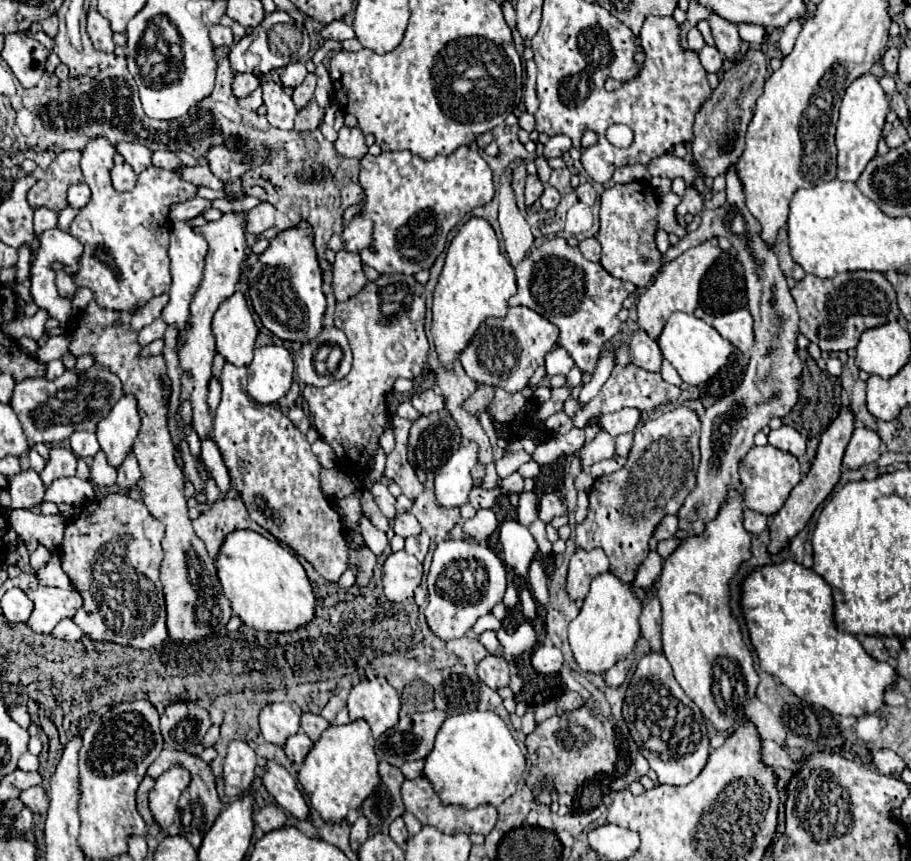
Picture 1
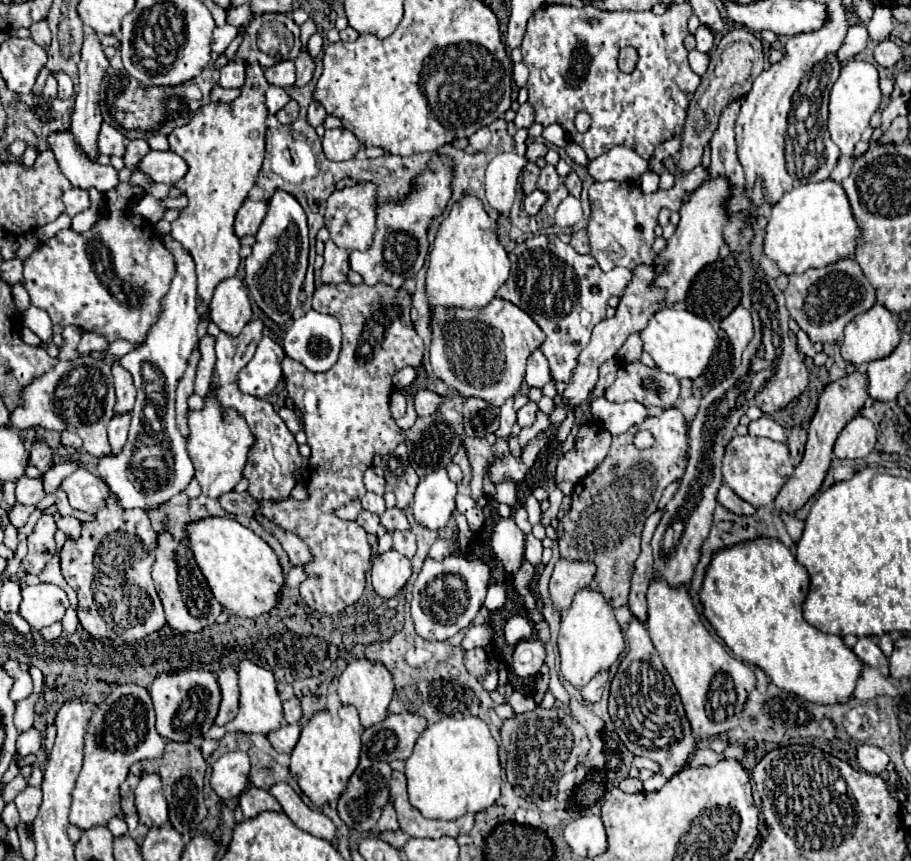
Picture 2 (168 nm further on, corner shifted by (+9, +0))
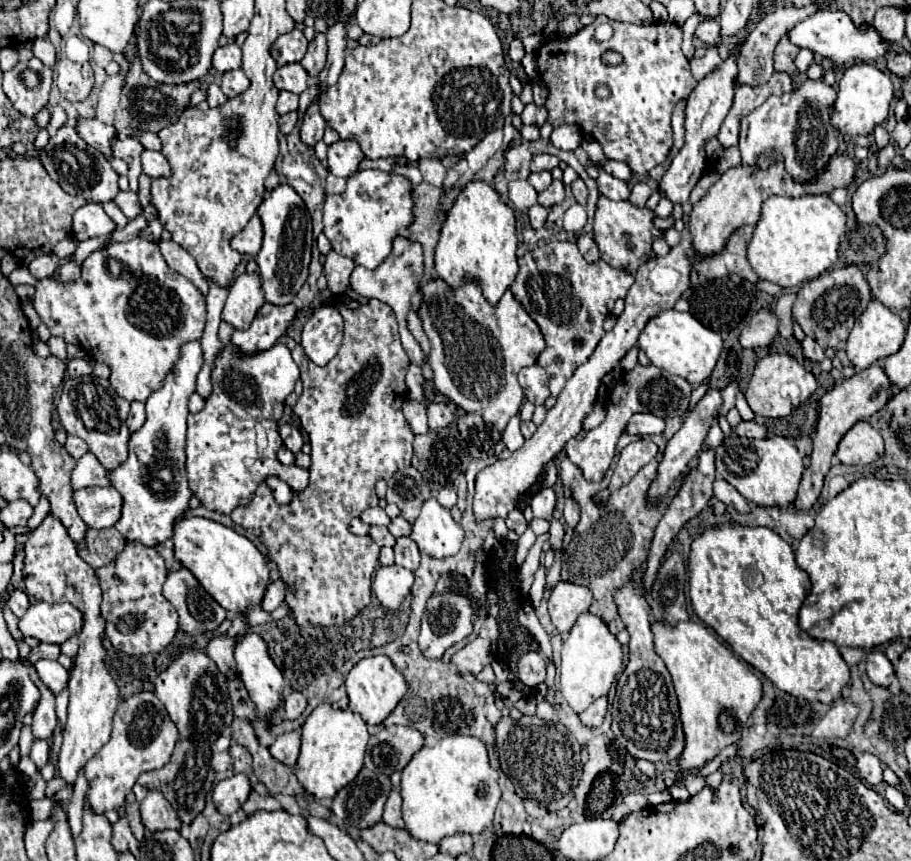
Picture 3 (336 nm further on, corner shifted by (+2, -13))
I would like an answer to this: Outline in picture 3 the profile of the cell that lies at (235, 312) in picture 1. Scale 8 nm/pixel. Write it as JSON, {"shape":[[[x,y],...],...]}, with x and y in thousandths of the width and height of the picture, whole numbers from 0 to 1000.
{"shape":[[[267,317],[251,333],[251,345],[247,350],[243,370],[247,375],[254,375],[258,382],[267,384],[267,382],[273,382],[284,357],[289,354],[291,354],[291,347],[289,347],[284,319]]]}

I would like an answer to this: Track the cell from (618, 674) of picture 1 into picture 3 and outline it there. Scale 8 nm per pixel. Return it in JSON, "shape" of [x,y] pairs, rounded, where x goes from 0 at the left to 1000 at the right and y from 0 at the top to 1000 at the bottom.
{"shape":[[[658,810],[636,833],[644,844],[658,844],[662,840],[664,828],[666,828],[666,810]]]}

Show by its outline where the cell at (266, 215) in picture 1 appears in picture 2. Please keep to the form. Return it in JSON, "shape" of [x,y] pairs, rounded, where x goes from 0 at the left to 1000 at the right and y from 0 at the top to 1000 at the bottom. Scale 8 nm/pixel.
{"shape":[[[268,232],[268,237],[263,239],[261,249],[259,249],[259,258],[257,258],[257,269],[261,276],[266,274],[279,274],[292,251],[292,235],[279,235],[279,232]]]}

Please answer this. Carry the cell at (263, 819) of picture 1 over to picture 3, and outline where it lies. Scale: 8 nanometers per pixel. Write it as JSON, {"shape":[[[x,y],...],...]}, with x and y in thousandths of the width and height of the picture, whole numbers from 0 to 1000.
{"shape":[[[276,919],[273,928],[267,935],[267,942],[271,949],[276,949],[282,942],[306,942],[308,933],[300,926],[300,923],[284,923],[280,919]]]}

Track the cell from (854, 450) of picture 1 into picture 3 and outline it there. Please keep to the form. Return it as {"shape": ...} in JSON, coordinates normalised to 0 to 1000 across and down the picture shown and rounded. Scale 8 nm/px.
{"shape":[[[943,489],[930,501],[919,521],[919,533],[928,540],[954,540],[969,528],[969,508],[952,489]]]}

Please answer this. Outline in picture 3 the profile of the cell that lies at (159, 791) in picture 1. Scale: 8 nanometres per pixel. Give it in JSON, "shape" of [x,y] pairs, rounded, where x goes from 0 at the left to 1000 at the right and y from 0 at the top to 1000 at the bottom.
{"shape":[[[164,919],[155,930],[155,951],[164,965],[181,965],[181,963],[199,963],[199,954],[188,933],[179,926],[177,919]]]}

